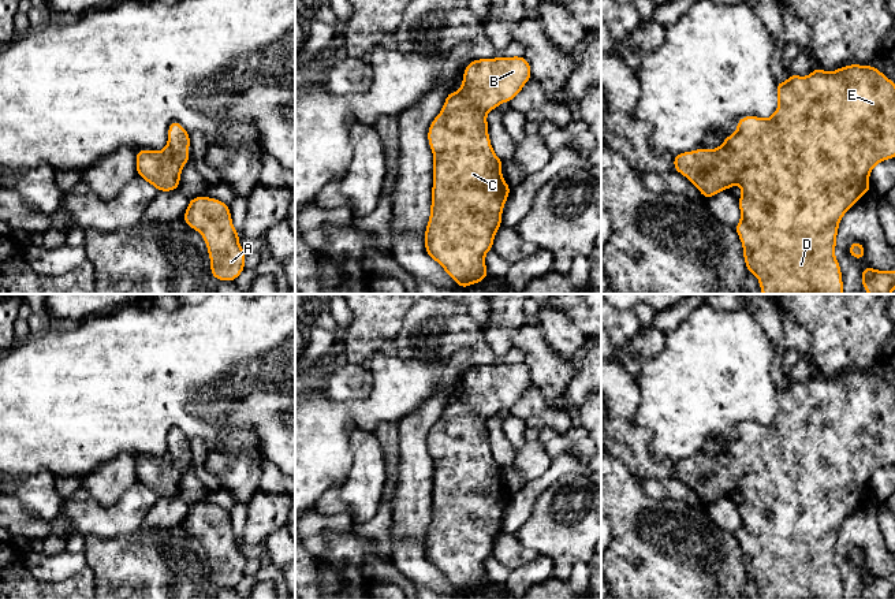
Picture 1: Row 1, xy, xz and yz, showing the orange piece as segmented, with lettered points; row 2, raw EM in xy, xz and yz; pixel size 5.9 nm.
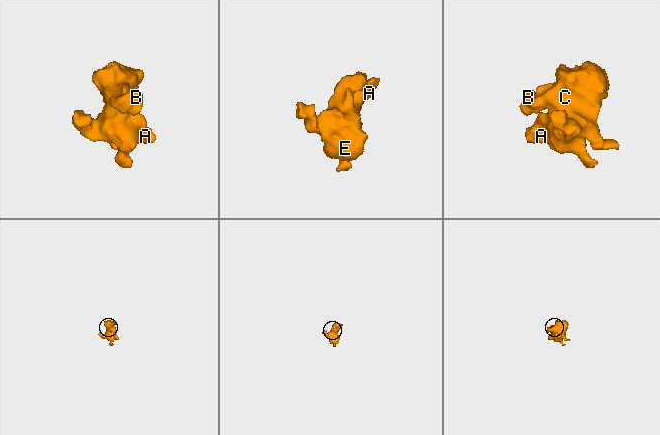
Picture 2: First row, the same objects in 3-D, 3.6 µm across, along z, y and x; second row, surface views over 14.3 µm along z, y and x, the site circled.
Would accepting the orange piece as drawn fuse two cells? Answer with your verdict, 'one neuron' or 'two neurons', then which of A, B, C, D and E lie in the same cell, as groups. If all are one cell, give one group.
one neuron | A B C D E

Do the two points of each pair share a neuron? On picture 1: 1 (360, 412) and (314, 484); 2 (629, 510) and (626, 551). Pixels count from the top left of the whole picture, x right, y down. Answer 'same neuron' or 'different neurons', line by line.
1: same neuron
2: same neuron

